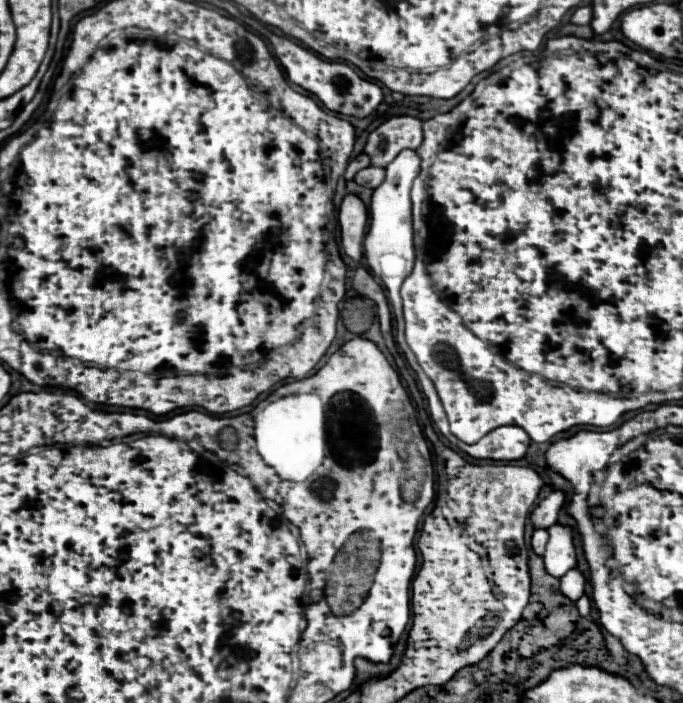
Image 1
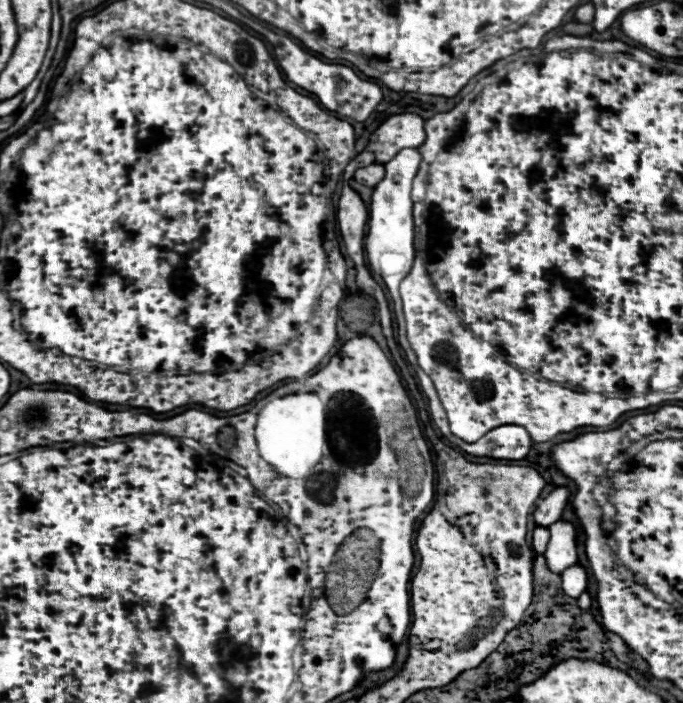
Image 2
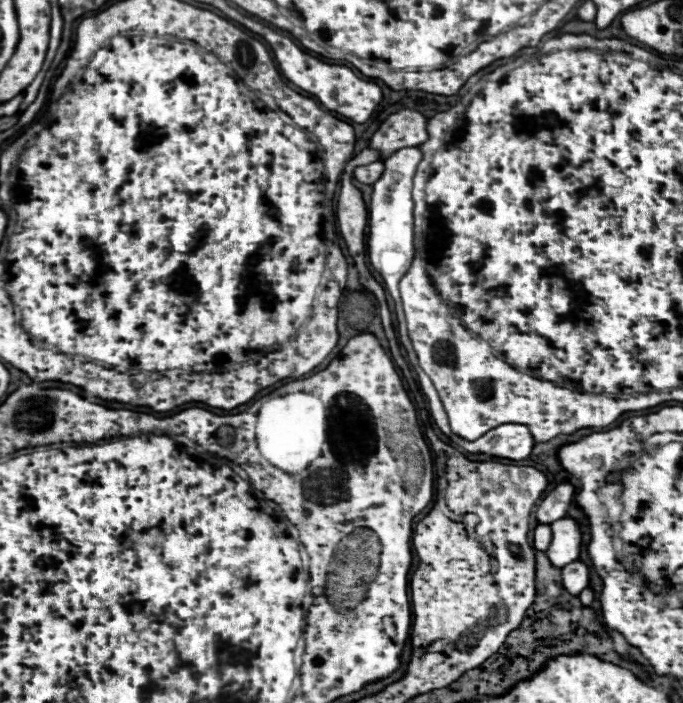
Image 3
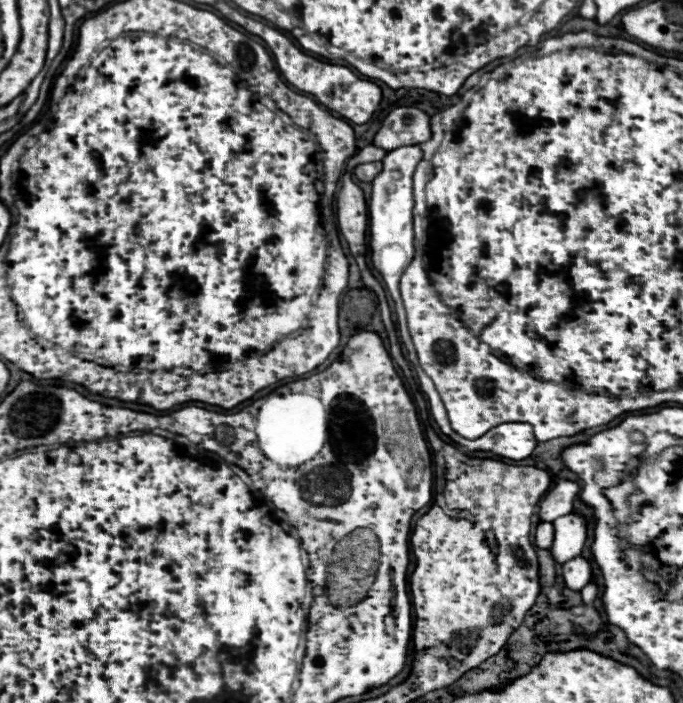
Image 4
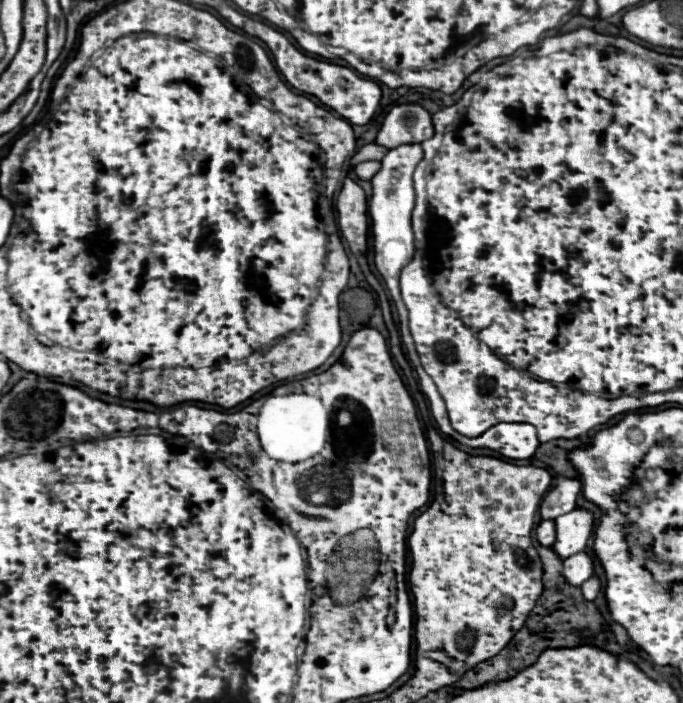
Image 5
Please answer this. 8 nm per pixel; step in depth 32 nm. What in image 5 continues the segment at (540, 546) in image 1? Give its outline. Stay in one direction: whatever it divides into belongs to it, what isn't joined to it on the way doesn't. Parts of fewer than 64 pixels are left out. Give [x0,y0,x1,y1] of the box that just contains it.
[536,520,556,546]

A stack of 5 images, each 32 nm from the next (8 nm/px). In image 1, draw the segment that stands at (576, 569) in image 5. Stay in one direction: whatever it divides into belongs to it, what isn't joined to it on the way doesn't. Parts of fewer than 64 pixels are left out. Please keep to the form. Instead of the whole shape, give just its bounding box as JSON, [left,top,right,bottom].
[560,568,586,600]

